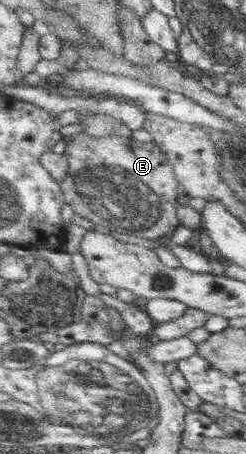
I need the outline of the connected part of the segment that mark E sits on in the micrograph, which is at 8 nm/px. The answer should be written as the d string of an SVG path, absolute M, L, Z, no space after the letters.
M83 130L70 136L63 156L69 163L69 174L61 186L65 200L75 215L110 231L120 231L153 241L157 238L166 238L167 241L181 225L180 198L186 195L185 188L176 179L175 170L168 164L167 154L155 142L140 142L132 137L118 135L96 138Z

